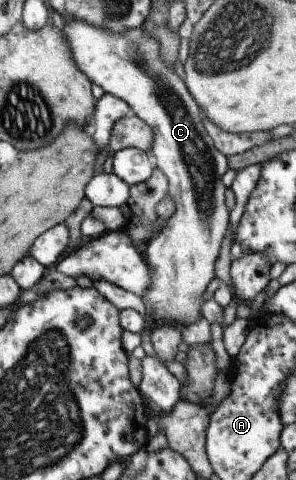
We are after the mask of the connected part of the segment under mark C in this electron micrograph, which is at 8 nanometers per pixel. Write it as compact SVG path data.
M80 20L69 21L64 23L59 23L63 31L63 36L66 38L67 44L70 46L70 51L75 61L75 64L78 66L78 69L91 81L102 88L103 93L109 93L114 97L122 99L124 103L127 103L127 106L130 109L130 113L134 114L137 118L140 118L149 128L153 129L153 141L151 148L152 155L154 155L156 167L166 176L167 179L167 195L170 196L175 201L175 210L174 213L167 219L166 225L146 242L146 248L144 249L142 256L144 257L144 263L147 265L147 272L149 275L149 280L146 286L146 291L141 297L142 302L145 305L145 311L147 312L146 319L149 320L150 325L158 325L166 321L166 323L174 324L178 329L190 325L201 318L200 315L200 305L204 301L202 295L208 287L208 283L212 281L214 276L214 261L218 257L218 249L220 249L220 241L224 239L224 233L226 233L226 227L228 227L228 211L224 206L224 190L226 189L220 180L221 175L229 168L228 159L224 157L224 154L221 154L213 145L210 139L210 136L206 133L204 126L201 122L200 109L198 104L194 101L194 98L188 93L186 86L182 80L182 76L179 71L171 70L167 64L159 58L158 48L159 43L156 43L156 40L151 37L151 34L148 34L144 29L143 25L140 28L134 28L129 30L124 30L119 34L113 34L109 31L103 30L101 27L92 26L86 22L81 22Z

